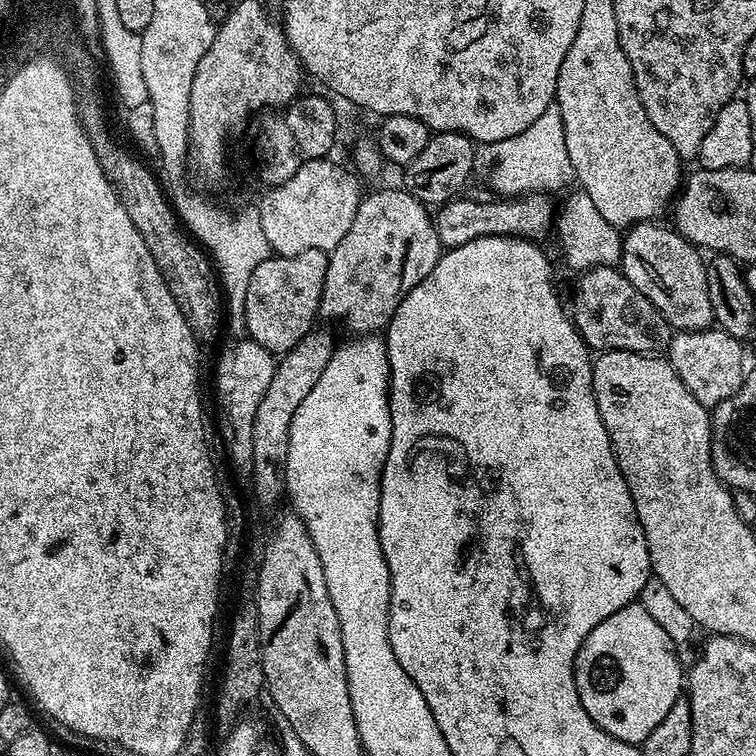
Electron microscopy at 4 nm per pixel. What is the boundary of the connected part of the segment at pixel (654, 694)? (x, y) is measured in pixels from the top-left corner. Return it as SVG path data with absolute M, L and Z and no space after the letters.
M633 602L622 606L610 618L598 622L594 630L582 642L582 646L576 652L576 689L578 698L590 714L590 718L599 728L606 730L614 738L618 738L627 744L641 745L654 729L658 722L666 718L670 706L674 706L676 700L681 699L682 689L686 684L686 672L680 669L680 656L677 645L672 643L670 634L650 618L650 614L639 602Z

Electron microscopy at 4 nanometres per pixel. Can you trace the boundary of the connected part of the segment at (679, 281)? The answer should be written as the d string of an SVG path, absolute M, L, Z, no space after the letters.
M660 222L634 224L623 233L620 246L619 269L625 278L666 318L673 329L697 332L713 327L714 310L710 306L708 266L701 249L681 236L675 227L663 228Z

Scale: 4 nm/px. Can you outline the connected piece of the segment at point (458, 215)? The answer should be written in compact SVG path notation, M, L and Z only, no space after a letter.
M544 192L518 195L515 198L493 198L494 200L464 200L457 198L435 213L434 223L441 245L445 249L466 246L474 238L487 236L519 236L533 242L543 241L543 236L553 231L554 208L552 212L551 195Z

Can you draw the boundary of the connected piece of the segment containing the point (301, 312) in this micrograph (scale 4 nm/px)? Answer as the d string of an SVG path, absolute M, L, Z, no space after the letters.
M312 249L293 257L269 255L262 266L254 270L250 287L246 289L244 326L247 335L258 342L258 346L266 346L273 354L283 354L298 346L307 332L313 331L320 311L327 265L328 253Z

